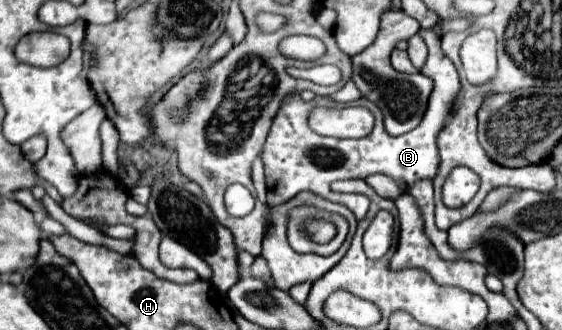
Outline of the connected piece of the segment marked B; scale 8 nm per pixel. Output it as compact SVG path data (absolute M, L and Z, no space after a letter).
M421 29L419 35L423 37L429 55L425 65L421 67L421 73L433 79L433 91L435 101L429 101L429 109L425 111L423 121L413 131L391 137L383 129L383 115L381 111L369 103L367 99L357 99L355 105L367 107L375 115L375 129L365 139L335 139L335 137L323 137L317 135L307 119L313 107L323 107L325 97L317 97L311 103L305 103L301 97L293 97L285 101L273 119L271 131L267 135L267 141L261 151L261 159L265 165L265 179L267 179L267 199L269 205L279 205L295 197L299 191L313 191L329 201L335 201L335 193L329 191L331 181L335 179L367 179L373 173L385 173L389 175L405 193L421 181L421 179L433 179L435 177L440 156L437 147L437 135L445 127L445 121L449 119L455 99L459 95L459 75L451 63L451 59L443 53L439 37L433 29Z

